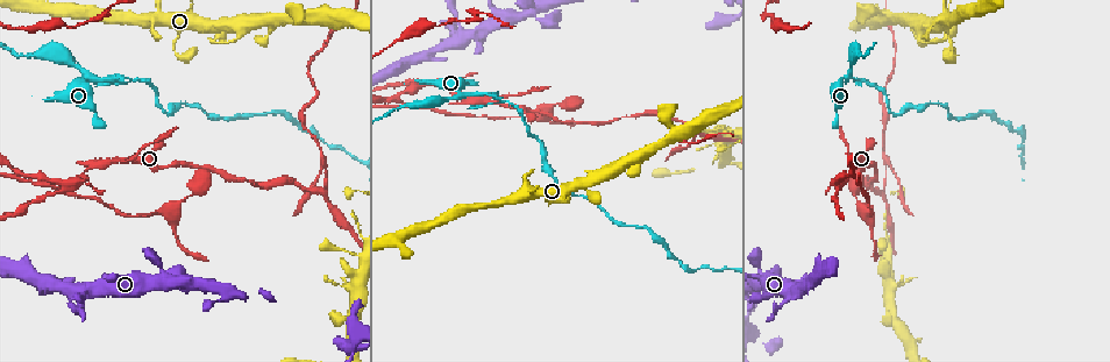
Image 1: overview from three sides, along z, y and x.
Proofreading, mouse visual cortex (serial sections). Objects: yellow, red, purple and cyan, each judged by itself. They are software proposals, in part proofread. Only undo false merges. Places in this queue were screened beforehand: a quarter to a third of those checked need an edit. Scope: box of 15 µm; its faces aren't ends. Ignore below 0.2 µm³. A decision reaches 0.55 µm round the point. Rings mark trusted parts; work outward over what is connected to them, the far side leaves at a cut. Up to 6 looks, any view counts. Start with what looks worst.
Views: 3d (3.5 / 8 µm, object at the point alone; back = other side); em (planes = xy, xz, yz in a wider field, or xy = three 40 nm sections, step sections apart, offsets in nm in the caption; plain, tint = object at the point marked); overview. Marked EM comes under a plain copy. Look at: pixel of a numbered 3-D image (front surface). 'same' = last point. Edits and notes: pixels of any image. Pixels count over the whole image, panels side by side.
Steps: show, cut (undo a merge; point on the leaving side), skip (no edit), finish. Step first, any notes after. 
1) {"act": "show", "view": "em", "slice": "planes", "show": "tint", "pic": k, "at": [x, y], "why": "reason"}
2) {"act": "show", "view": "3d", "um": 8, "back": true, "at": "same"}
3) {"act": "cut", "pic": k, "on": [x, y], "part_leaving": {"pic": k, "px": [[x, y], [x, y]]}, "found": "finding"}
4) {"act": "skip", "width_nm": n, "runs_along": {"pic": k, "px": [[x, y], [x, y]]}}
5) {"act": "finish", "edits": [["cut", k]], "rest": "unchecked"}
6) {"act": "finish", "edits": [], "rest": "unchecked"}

{"act": "show", "view": "3d", "um": 3.5, "pic": 1, "at": [884, 193]}

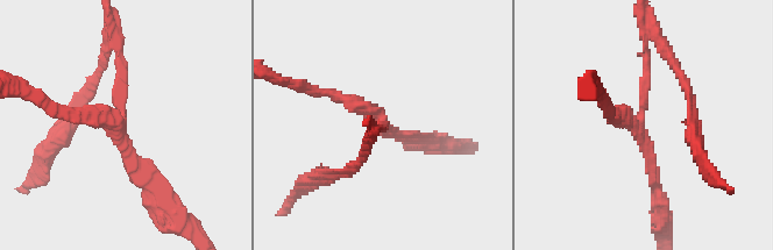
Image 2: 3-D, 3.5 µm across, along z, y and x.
{"act": "show", "view": "em", "slice": "xy", "step": 2, "show": "tint", "pic": 2, "at": [377, 114], "why": "shape alone is not enough"}

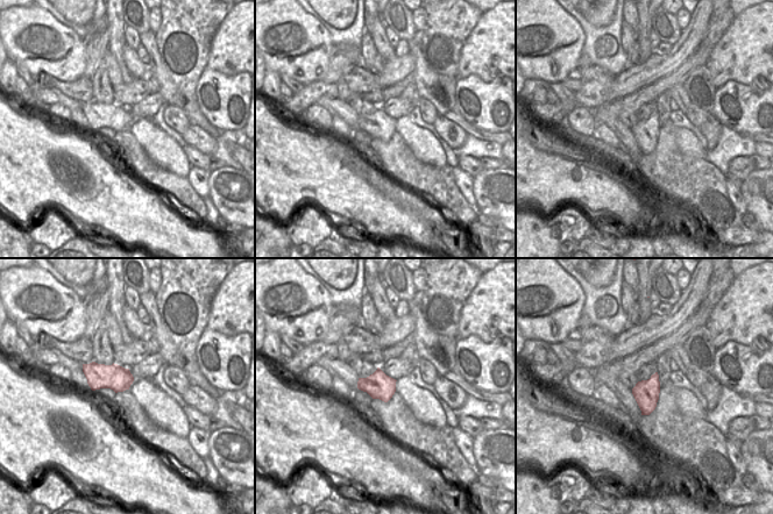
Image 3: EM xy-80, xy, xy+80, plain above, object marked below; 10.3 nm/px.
{"act": "cut", "pic": 2, "on": [122, 73], "width_nm": 280, "part_leaving": {"pic": 2, "px": [[122, 111], [112, 26]]}, "found": "a second cell is stuck on"}

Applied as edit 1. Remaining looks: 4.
{"act": "show", "view": "overview", "why": "see it whole again"}

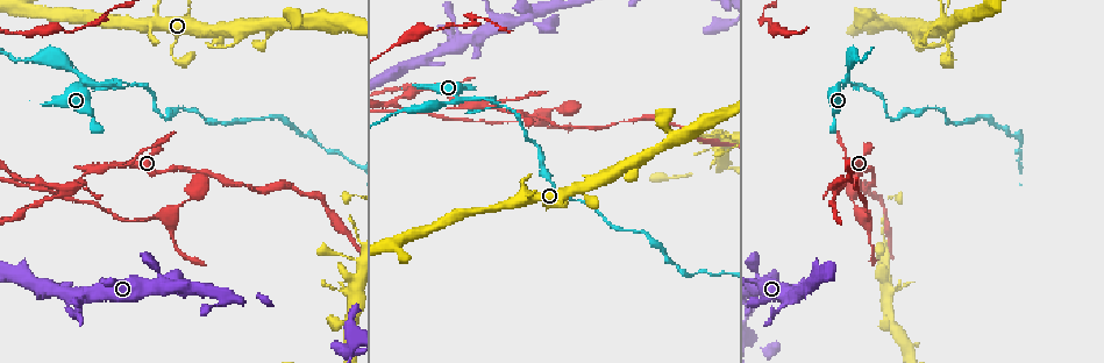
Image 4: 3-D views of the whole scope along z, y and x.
{"act": "show", "view": "3d", "um": 3.5, "pic": 4, "at": [88, 80], "why": "small branch off a trunk"}

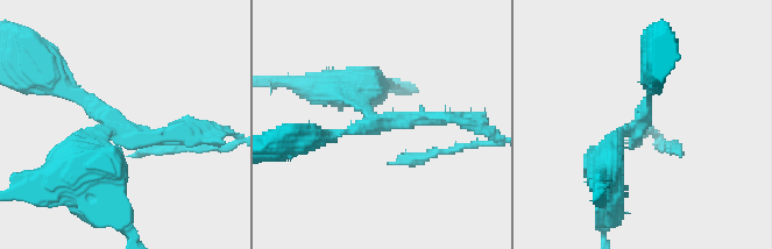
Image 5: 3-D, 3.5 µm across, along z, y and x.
{"act": "show", "view": "em", "slice": "planes", "show": "tint", "pic": 5, "at": [379, 123], "arms": 3, "arm_widths_nm": [150, 200, 500]}

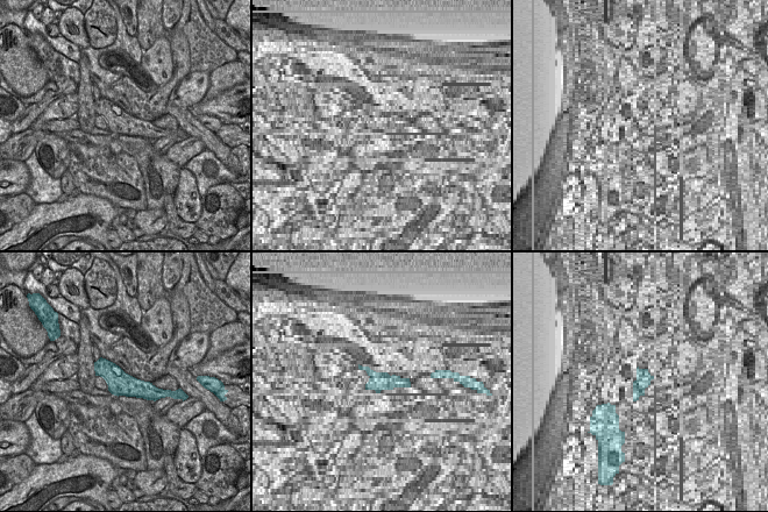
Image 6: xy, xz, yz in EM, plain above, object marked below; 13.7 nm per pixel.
{"act": "cut", "pic": 5, "on": [338, 133], "found": "two cells meet here"}

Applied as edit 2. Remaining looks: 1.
{"act": "finish", "edits": [["cut", 2], ["cut", 5]], "rest": "unchecked"}

